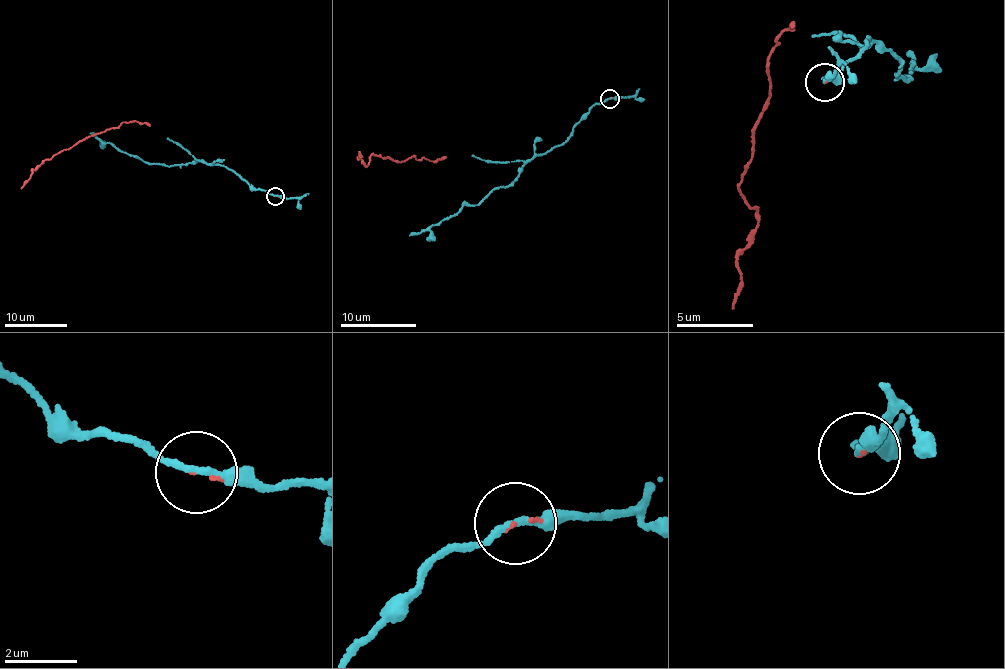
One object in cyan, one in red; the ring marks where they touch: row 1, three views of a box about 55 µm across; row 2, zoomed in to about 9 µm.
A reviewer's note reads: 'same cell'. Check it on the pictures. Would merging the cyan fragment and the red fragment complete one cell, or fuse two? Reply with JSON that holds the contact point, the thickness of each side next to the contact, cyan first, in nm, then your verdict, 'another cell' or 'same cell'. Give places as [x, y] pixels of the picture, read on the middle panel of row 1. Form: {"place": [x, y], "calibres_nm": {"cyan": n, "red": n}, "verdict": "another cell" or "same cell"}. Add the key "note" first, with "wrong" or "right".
{"note": "right", "place": [609, 98], "calibres_nm": {"cyan": 190, "red": 80}, "verdict": "same cell"}

